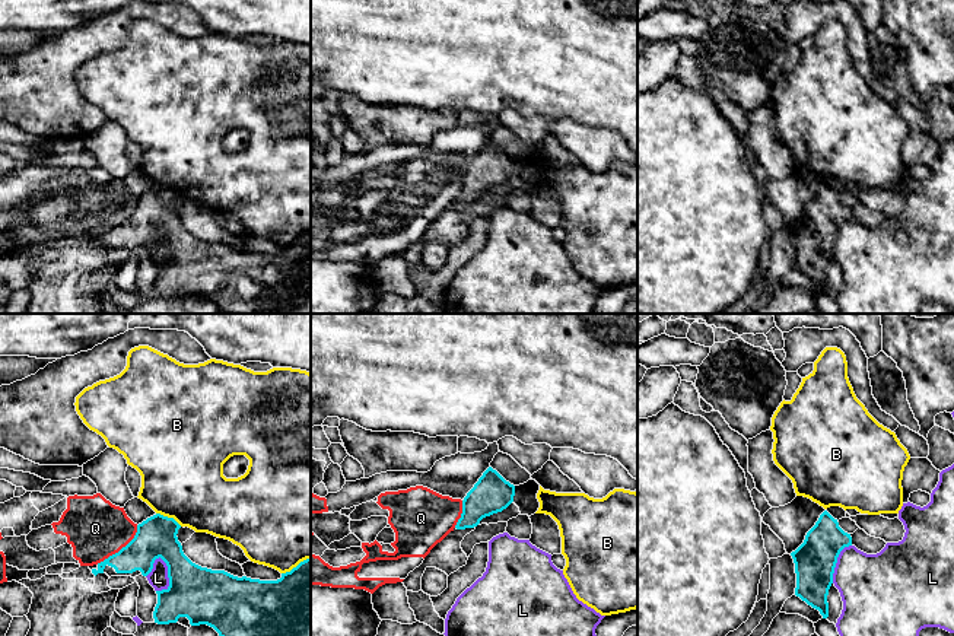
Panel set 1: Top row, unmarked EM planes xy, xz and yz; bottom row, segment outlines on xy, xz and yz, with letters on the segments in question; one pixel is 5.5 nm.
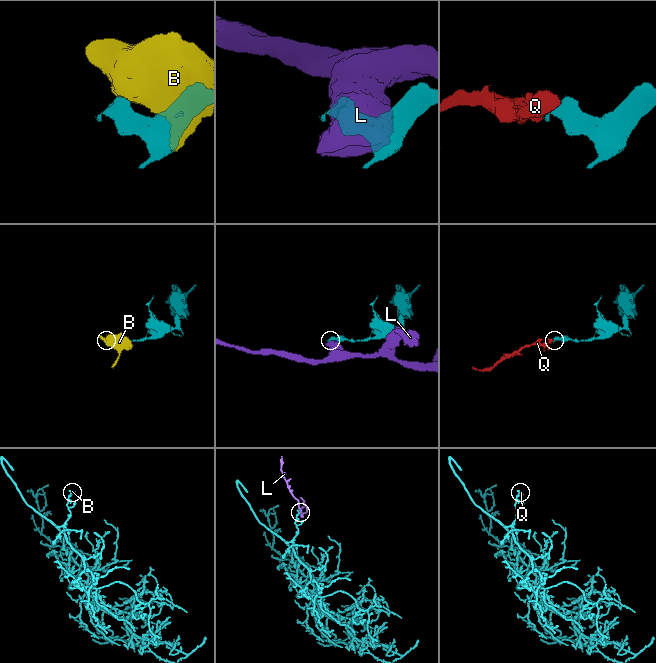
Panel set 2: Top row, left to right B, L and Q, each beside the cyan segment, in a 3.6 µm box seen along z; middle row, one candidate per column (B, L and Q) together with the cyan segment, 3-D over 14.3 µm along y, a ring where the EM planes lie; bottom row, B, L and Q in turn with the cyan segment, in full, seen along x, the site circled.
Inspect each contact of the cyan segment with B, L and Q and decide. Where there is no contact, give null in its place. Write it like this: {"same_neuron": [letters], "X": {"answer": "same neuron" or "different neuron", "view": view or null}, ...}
{"same_neuron": [], "B": {"answer": "different neuron", "view": "xy"}, "L": {"answer": "different neuron", "view": "xy"}, "Q": {"answer": "different neuron", "view": "xy"}}

